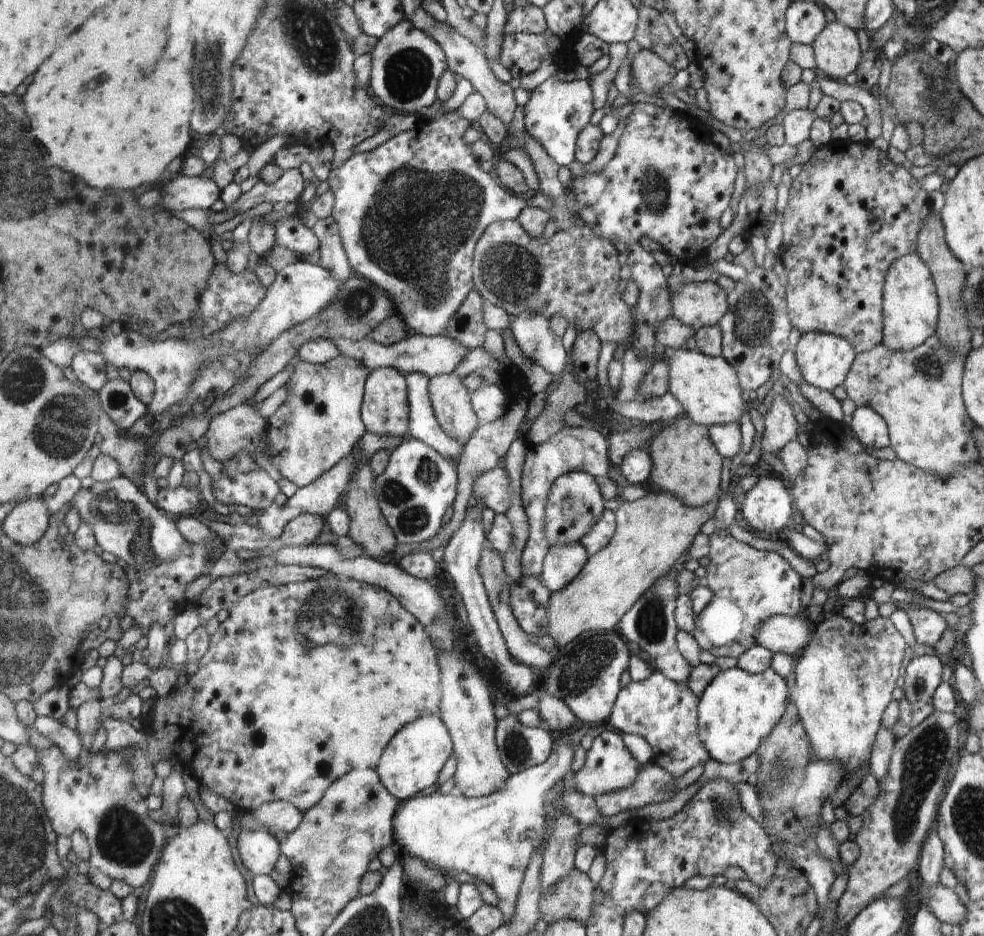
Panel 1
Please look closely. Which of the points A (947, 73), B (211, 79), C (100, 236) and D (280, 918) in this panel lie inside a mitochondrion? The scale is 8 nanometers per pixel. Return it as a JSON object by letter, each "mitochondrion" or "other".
{"A":"other","B":"mitochondrion","C":"other","D":"other"}

